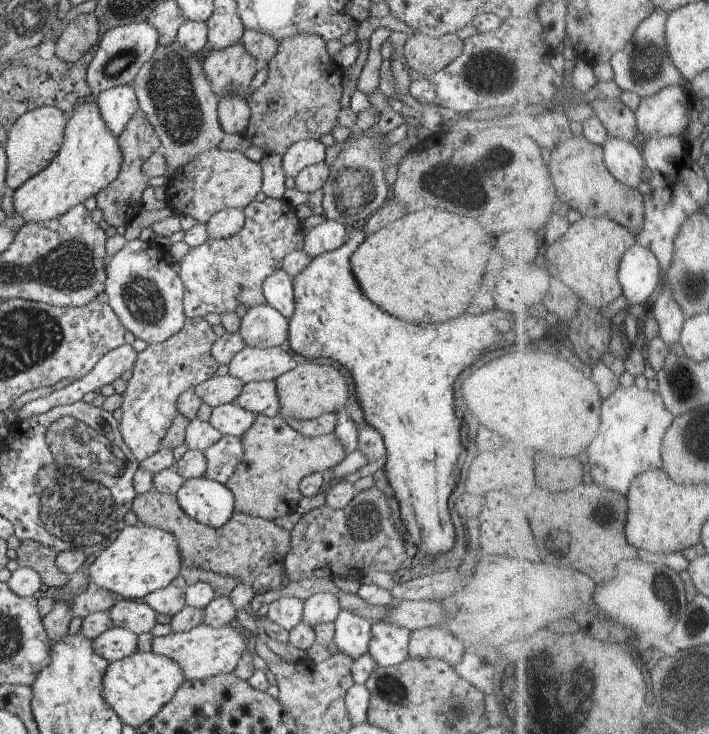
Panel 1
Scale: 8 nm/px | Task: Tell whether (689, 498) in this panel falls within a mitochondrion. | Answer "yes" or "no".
no

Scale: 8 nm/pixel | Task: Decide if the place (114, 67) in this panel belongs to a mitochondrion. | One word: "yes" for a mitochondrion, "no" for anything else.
yes

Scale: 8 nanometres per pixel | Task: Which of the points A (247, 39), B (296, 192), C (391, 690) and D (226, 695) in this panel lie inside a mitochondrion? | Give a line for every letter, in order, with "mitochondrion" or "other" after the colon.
A: other
B: other
C: mitochondrion
D: other

